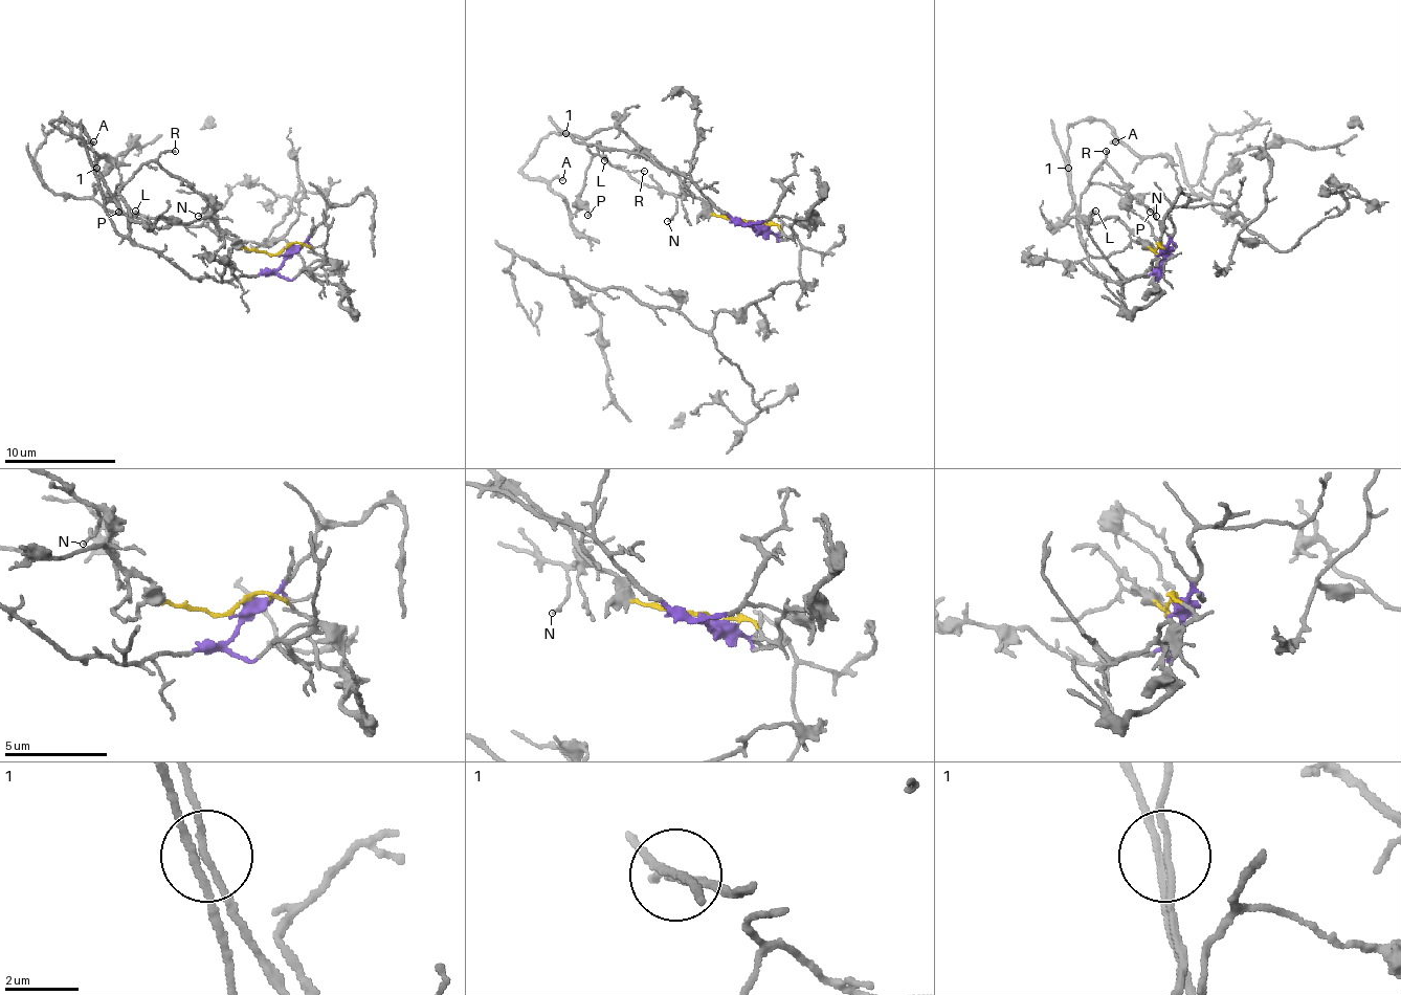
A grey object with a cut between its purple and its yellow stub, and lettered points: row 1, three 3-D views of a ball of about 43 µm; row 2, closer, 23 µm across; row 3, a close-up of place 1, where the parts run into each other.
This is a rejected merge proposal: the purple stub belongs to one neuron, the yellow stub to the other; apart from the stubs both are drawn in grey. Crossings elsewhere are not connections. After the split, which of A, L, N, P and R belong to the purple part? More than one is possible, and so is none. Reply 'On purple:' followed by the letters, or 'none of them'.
On purple: L, N, P, R

